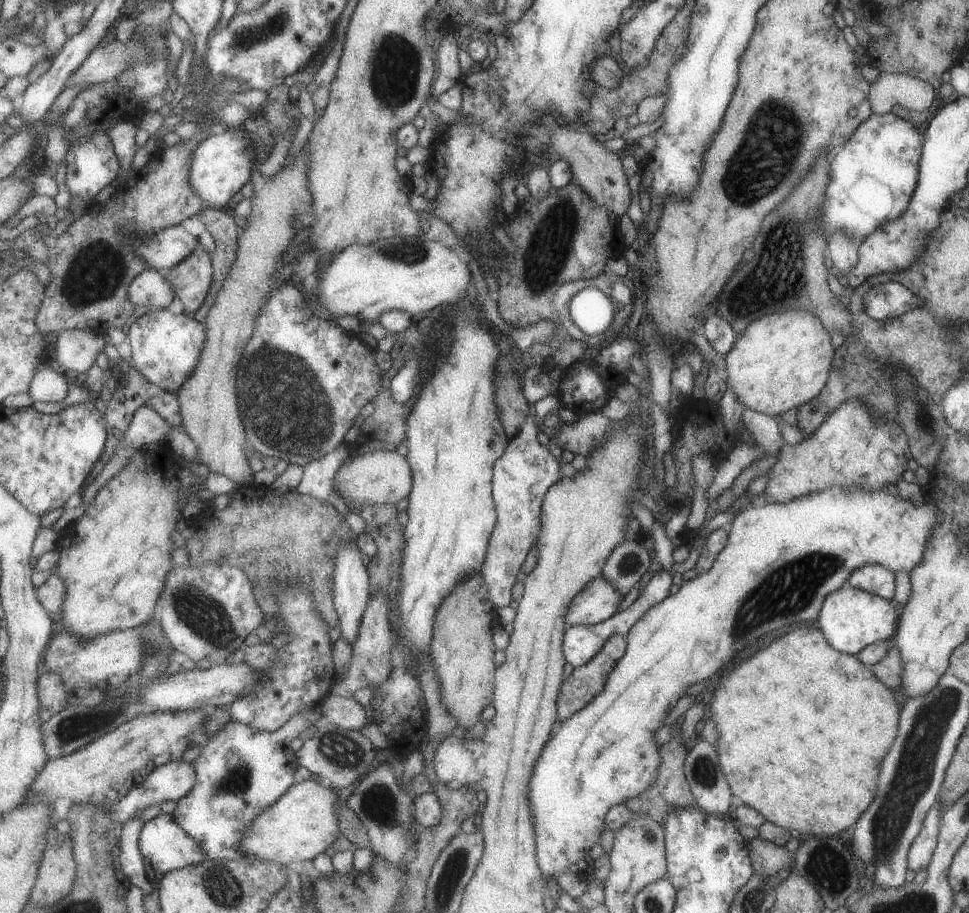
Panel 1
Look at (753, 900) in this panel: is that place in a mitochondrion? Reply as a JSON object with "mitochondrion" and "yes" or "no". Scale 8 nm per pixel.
{"mitochondrion":"yes"}

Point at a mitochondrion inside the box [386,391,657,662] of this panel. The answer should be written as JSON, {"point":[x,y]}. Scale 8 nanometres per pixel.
{"point":[630,563]}

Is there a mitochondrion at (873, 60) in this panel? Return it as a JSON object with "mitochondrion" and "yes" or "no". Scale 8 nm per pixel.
{"mitochondrion":"no"}

